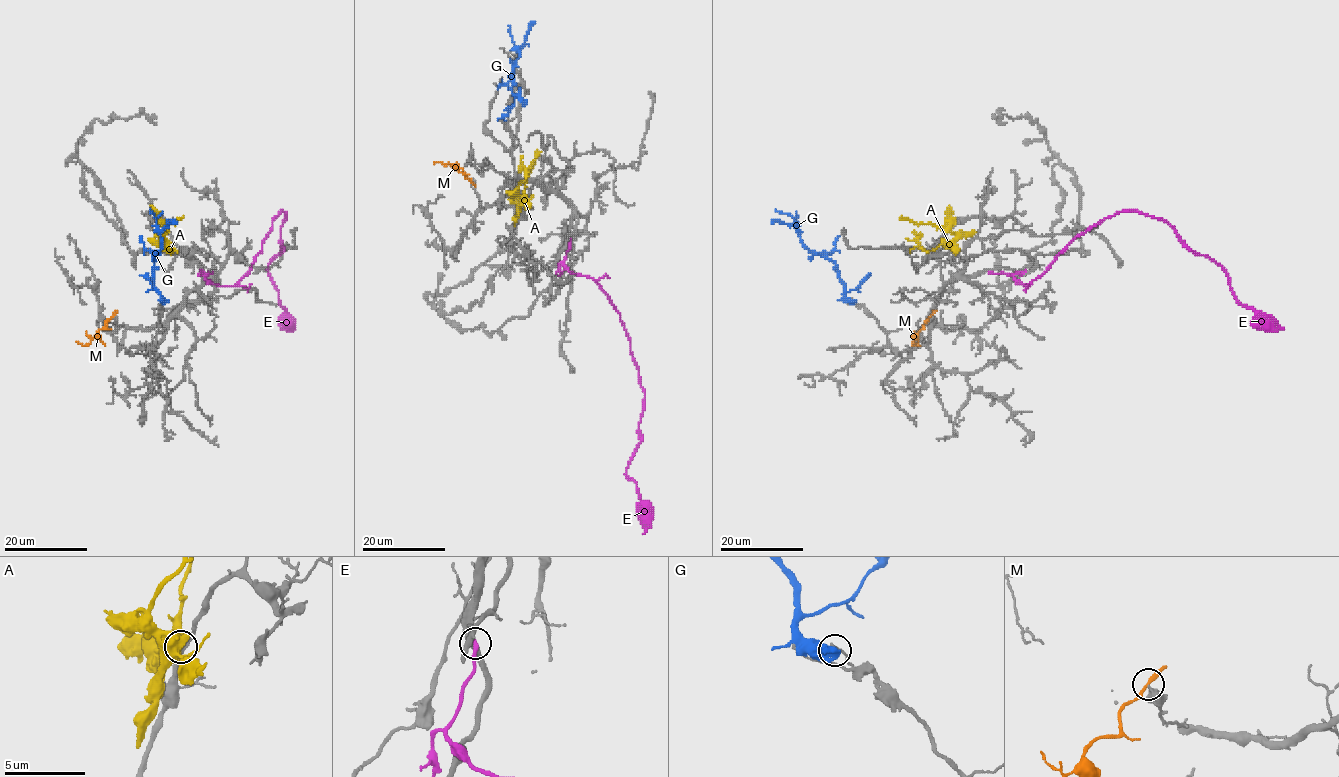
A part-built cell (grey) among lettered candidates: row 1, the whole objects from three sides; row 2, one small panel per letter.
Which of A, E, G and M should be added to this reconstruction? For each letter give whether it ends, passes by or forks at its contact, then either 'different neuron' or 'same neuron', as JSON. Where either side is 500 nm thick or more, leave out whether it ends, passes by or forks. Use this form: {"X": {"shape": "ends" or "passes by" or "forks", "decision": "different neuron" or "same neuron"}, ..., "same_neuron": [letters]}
{"A": {"decision": "different neuron"}, "E": {"shape": "ends", "decision": "same neuron"}, "G": {"decision": "different neuron"}, "M": {"shape": "passes by", "decision": "different neuron"}, "same_neuron": ["E"]}

